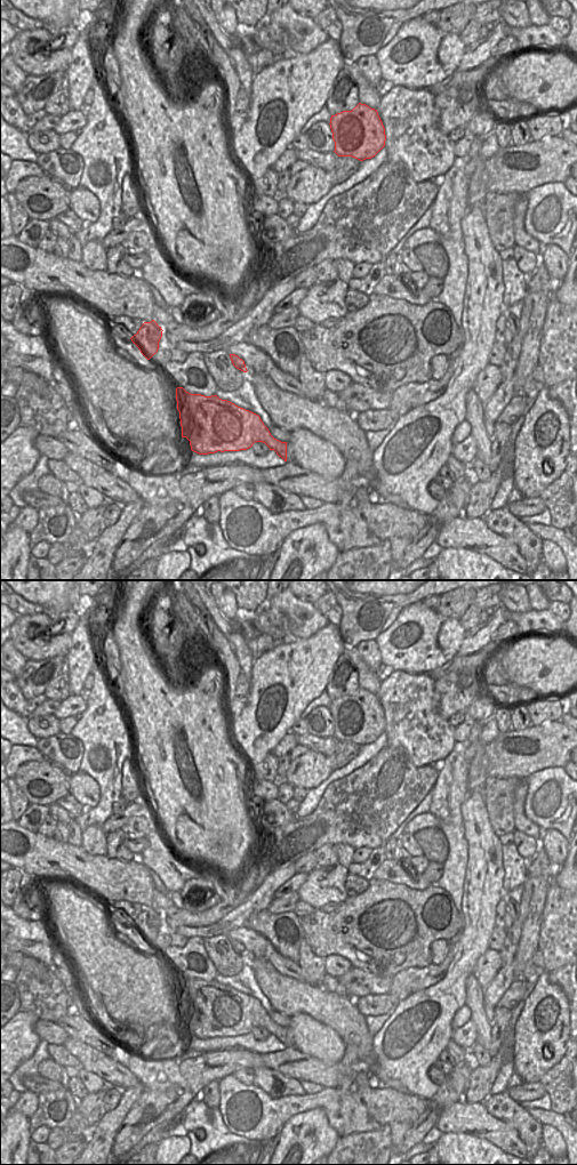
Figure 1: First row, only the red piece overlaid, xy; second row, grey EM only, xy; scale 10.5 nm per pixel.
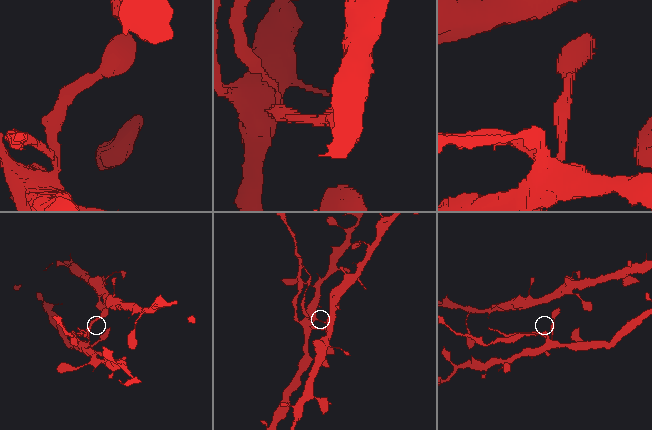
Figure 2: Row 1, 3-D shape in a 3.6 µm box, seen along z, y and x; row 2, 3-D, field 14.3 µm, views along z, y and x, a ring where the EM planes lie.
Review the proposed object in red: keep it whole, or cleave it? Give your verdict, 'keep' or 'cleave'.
cleave

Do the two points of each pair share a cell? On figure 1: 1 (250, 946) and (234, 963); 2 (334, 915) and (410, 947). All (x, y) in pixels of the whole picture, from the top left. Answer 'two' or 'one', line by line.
1: two
2: one

